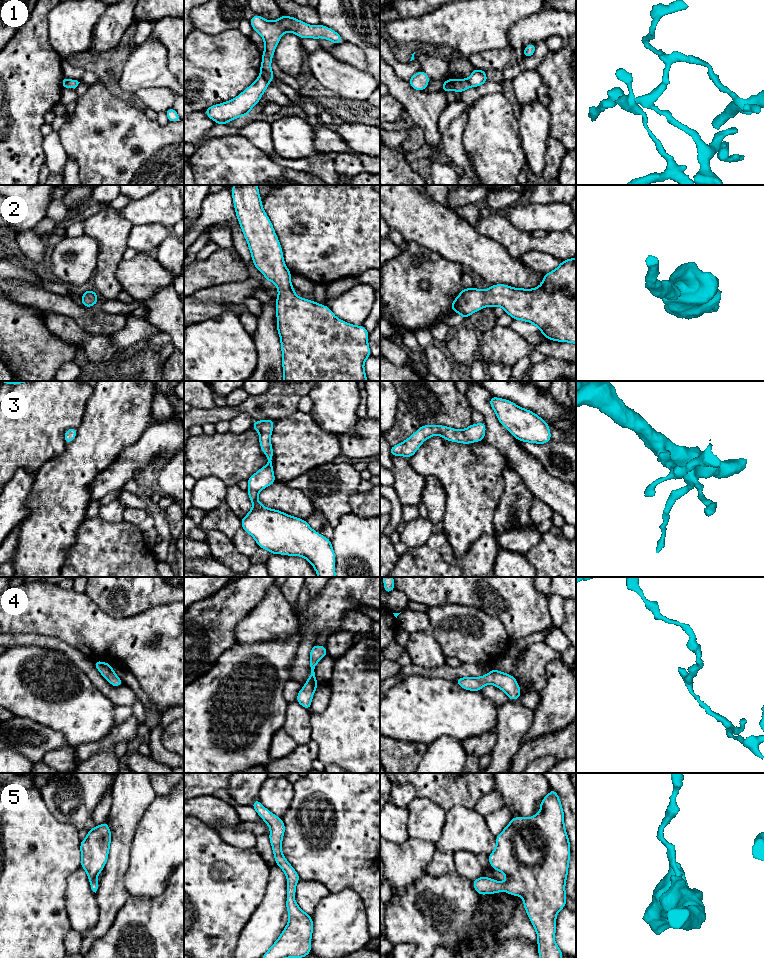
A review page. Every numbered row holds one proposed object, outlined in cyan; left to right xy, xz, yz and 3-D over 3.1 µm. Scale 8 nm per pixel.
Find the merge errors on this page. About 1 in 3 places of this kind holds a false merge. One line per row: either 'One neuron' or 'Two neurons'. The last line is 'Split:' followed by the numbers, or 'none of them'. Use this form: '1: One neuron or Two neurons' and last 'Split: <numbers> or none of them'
1: Two neurons
2: One neuron
3: One neuron
4: One neuron
5: One neuron
Split: 1

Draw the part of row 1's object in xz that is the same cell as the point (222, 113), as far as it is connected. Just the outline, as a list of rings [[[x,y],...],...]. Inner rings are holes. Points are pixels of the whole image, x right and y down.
[[[259,76],[234,99],[213,105],[204,110],[205,114],[217,124],[226,125],[241,116],[248,116],[250,110],[259,102],[269,82]]]

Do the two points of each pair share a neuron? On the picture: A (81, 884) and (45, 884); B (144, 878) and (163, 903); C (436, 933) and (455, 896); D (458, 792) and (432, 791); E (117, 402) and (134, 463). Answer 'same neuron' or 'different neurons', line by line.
A: different neurons
B: different neurons
C: same neuron
D: same neuron
E: different neurons

